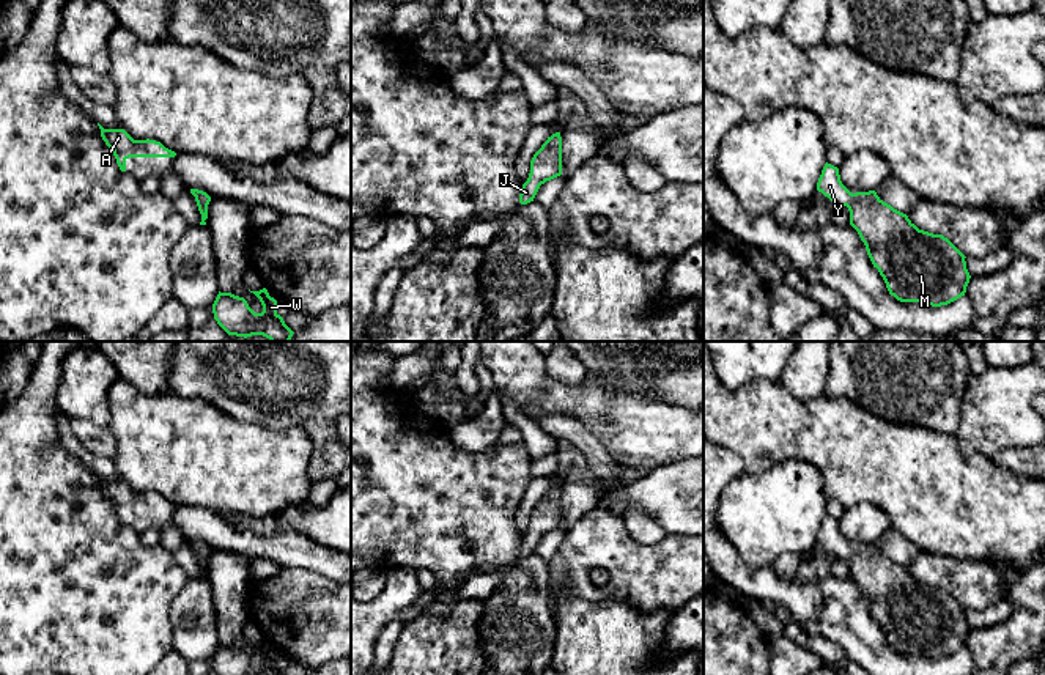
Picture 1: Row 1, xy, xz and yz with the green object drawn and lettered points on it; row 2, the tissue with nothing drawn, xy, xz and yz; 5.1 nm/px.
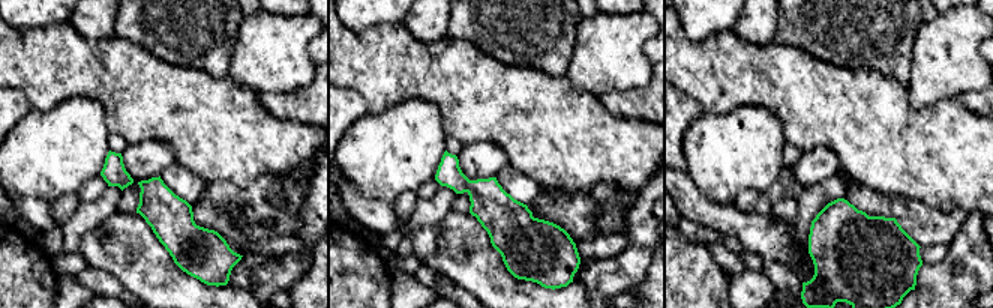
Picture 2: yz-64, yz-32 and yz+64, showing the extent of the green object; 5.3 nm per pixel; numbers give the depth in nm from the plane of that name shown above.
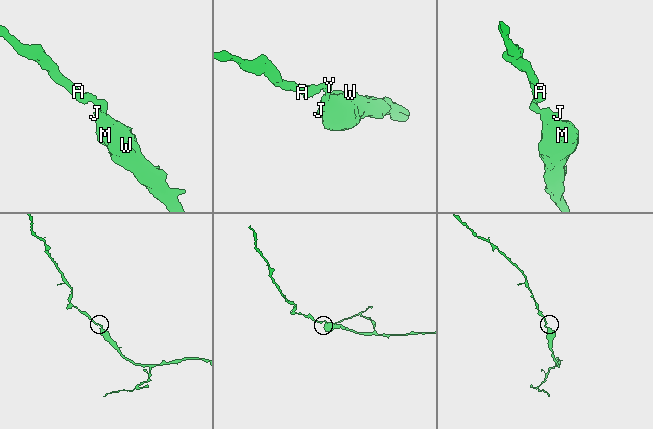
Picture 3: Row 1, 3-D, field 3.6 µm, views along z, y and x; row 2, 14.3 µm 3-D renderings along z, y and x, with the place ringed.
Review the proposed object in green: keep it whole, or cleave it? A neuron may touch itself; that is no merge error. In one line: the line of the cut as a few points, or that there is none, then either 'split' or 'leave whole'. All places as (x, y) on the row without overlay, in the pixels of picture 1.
no cut; leave whole

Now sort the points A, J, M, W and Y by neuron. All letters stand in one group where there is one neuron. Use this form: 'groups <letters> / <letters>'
groups A J M W Y

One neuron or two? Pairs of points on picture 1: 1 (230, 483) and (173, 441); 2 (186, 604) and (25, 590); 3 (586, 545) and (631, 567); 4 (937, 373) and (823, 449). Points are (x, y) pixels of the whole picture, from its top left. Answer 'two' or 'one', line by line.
1: one
2: two
3: one
4: two

